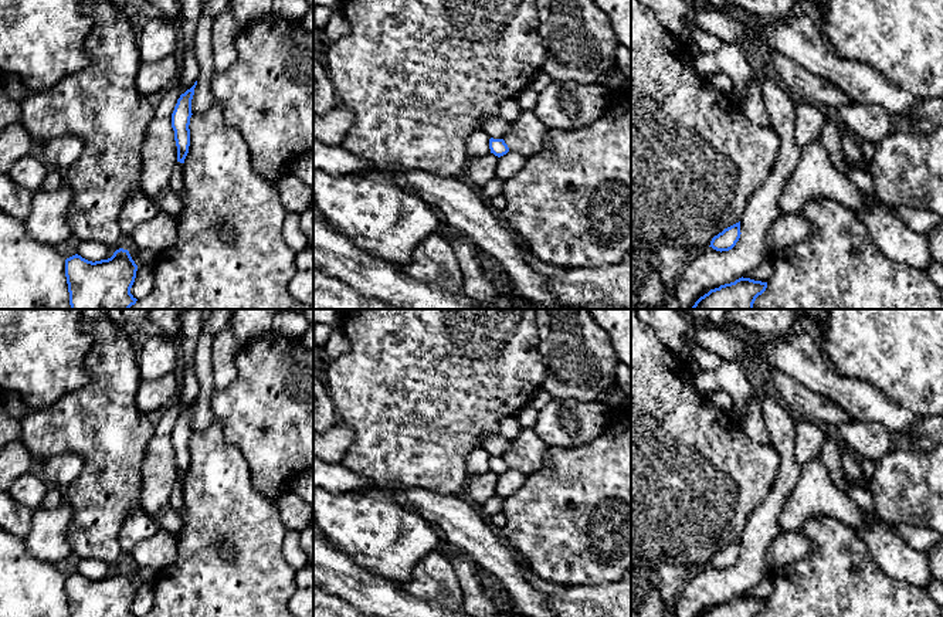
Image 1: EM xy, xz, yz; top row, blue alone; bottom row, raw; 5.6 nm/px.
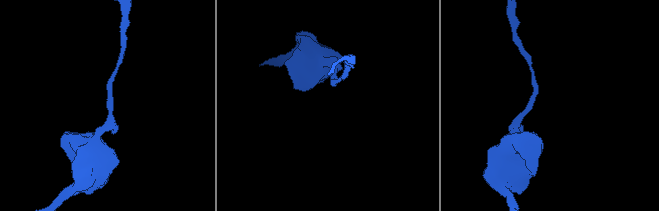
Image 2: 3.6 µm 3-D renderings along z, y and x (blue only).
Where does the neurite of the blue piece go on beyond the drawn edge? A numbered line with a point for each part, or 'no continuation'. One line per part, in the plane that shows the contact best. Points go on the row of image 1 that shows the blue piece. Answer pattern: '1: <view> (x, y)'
no continuation

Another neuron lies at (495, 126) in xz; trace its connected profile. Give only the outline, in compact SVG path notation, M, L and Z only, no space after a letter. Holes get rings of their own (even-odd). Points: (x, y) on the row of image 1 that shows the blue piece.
M501 116L484 119L484 130L493 139L503 139L510 128L510 123Z

